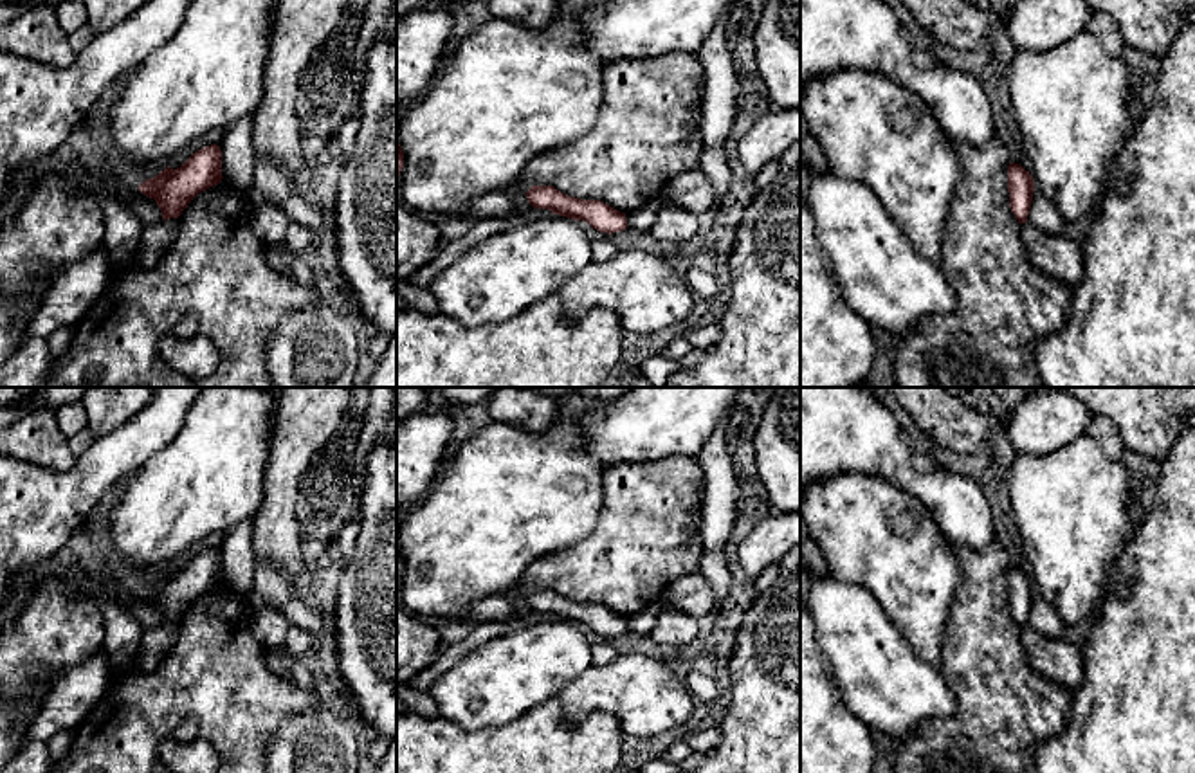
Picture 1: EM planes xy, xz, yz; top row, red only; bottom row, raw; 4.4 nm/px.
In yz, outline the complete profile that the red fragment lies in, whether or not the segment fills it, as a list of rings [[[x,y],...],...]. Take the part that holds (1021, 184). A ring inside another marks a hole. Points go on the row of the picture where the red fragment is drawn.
[[[1011,162],[1008,166],[1008,193],[1009,207],[1018,223],[1027,222],[1027,214],[1033,202],[1035,180],[1029,171],[1020,164]]]

